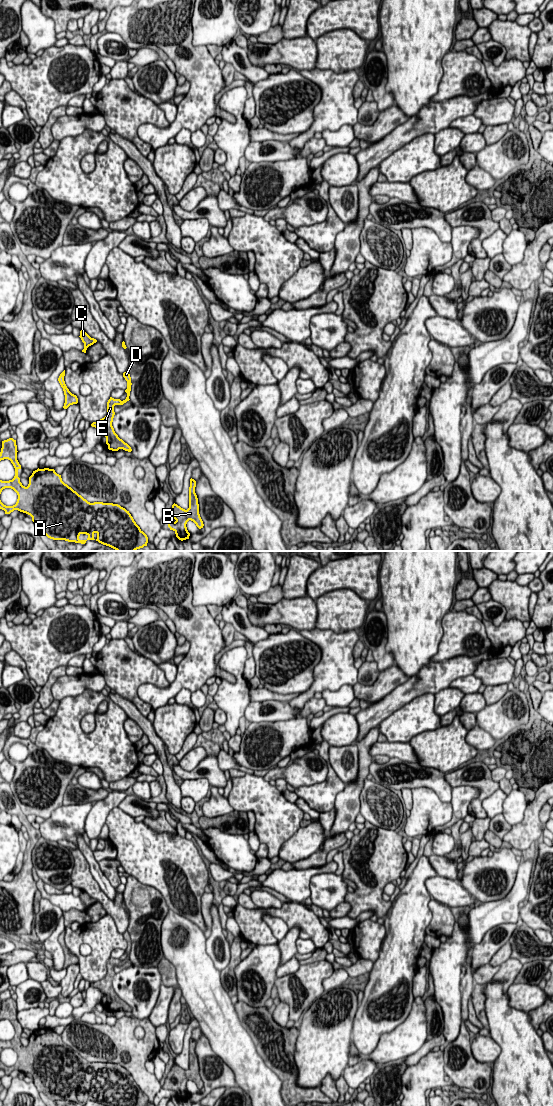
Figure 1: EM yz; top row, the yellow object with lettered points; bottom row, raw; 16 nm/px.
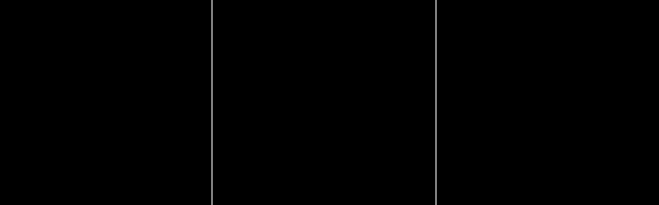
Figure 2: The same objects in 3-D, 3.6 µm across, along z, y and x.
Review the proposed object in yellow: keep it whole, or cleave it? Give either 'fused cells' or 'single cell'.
single cell

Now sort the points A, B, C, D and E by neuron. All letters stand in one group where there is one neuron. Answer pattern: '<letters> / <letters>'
A B C D E

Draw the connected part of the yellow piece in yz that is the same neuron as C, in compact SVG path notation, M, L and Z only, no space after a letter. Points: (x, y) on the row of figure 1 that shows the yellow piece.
M81 330L80 331L80 336L79 336L84 343L84 349L82 352L86 353L86 350L89 346L93 345L94 343L97 342L96 339L91 338L85 331Z

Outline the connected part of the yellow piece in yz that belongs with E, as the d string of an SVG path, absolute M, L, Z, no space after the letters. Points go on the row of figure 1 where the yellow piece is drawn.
M128 371L123 373L123 377L127 381L127 389L125 390L125 392L127 393L126 399L121 401L120 399L114 399L110 397L110 399L107 402L106 416L96 422L93 422L91 426L98 428L101 431L102 435L106 437L106 444L108 445L109 450L118 451L119 449L123 449L125 451L131 452L131 447L118 437L112 426L113 418L115 415L114 406L123 405L124 403L130 400L129 396L132 383Z

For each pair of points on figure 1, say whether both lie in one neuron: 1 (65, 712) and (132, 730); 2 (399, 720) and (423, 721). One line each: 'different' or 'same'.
1: different
2: same

